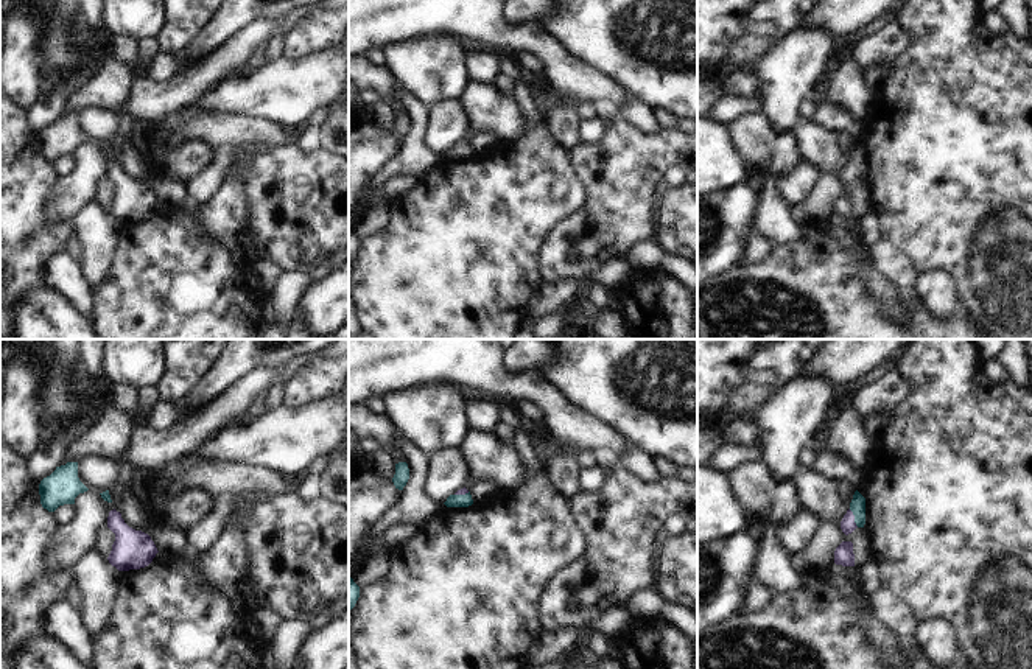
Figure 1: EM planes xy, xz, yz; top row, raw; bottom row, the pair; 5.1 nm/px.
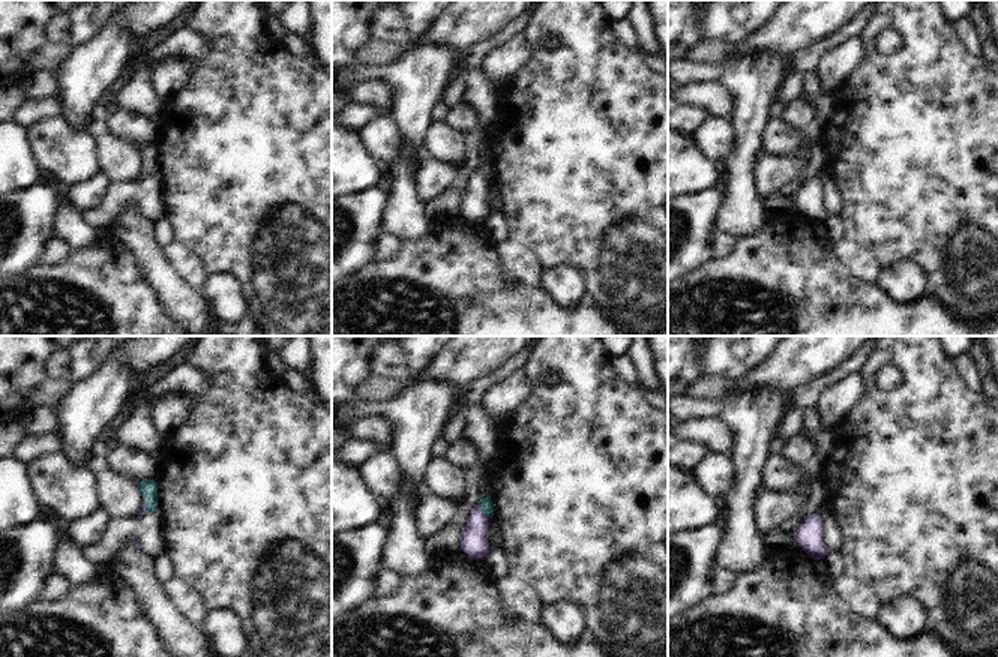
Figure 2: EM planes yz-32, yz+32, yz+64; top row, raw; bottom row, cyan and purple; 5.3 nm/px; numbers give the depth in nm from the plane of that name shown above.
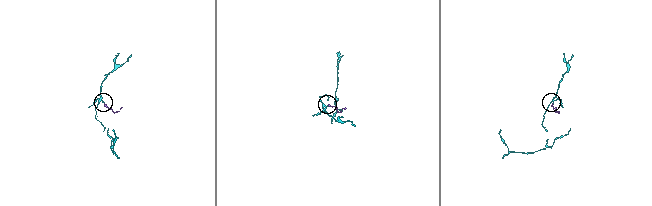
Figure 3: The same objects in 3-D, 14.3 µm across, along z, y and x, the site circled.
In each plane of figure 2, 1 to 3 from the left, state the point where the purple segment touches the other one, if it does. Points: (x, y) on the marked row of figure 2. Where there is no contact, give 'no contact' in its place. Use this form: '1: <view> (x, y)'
1: yz-32 (147, 506)
2: yz+32 (482, 510)
3: no contact

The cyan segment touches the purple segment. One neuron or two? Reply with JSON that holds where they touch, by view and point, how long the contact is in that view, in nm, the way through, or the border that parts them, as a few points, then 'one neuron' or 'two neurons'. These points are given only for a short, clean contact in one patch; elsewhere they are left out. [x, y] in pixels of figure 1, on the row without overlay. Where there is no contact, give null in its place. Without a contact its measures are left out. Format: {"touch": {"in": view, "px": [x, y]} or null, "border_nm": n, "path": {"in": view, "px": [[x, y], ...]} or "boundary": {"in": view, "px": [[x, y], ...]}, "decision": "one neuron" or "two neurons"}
{"touch": {"in": "yz", "px": [855, 170]}, "border_nm": 110, "path": {"in": "yz", "px": [[858, 154], [855, 170], [847, 176]]}, "decision": "one neuron"}

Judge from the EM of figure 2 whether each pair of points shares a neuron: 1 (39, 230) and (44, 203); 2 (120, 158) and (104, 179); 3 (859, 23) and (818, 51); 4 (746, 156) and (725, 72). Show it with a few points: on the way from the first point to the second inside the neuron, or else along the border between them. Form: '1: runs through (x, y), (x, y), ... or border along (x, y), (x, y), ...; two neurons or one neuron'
1: runs through (39, 224), (39, 209); one neuron
2: border along (99, 167), (114, 180); two neurons
3: runs through (848, 32), (829, 44); one neuron
4: runs through (746, 135), (746, 93); one neuron

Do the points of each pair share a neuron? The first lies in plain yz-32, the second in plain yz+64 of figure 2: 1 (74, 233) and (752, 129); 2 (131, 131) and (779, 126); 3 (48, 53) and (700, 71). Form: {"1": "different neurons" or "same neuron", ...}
{"1": "same neuron", "2": "different neurons", "3": "different neurons"}

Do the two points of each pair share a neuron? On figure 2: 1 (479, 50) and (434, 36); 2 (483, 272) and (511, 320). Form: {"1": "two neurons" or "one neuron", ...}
{"1": "two neurons", "2": "one neuron"}

